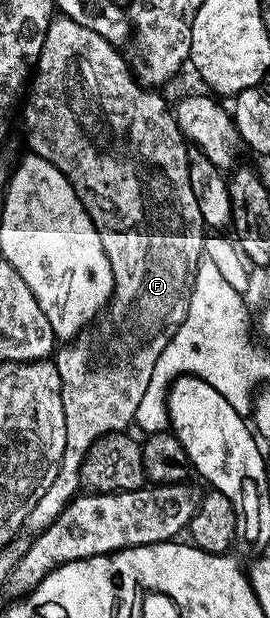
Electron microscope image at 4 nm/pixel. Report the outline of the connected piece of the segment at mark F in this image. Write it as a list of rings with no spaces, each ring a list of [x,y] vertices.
[[[55,16],[46,32],[42,54],[37,59],[36,72],[25,98],[29,152],[48,159],[48,163],[55,165],[72,182],[79,194],[85,195],[82,206],[98,228],[100,243],[104,243],[114,276],[114,293],[105,312],[93,325],[57,350],[66,424],[64,459],[52,487],[48,487],[40,503],[32,507],[25,523],[27,530],[48,528],[74,500],[82,483],[80,471],[86,452],[96,439],[109,433],[121,433],[134,425],[136,407],[140,407],[140,399],[144,399],[144,391],[148,391],[152,379],[152,367],[156,367],[156,359],[160,359],[172,335],[180,331],[184,315],[188,315],[196,269],[204,256],[204,224],[189,183],[188,142],[178,129],[171,106],[166,106],[165,99],[158,94],[161,92],[144,87],[132,65],[130,69],[121,55],[112,43],[87,27],[66,16]]]

